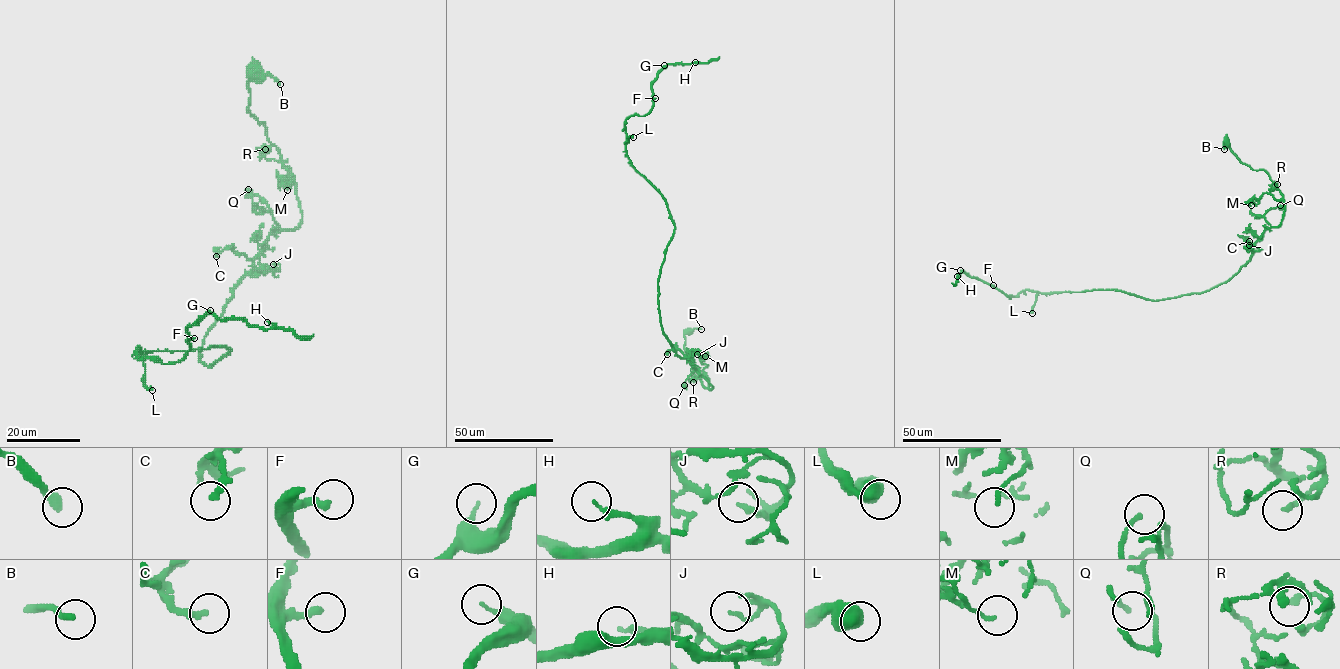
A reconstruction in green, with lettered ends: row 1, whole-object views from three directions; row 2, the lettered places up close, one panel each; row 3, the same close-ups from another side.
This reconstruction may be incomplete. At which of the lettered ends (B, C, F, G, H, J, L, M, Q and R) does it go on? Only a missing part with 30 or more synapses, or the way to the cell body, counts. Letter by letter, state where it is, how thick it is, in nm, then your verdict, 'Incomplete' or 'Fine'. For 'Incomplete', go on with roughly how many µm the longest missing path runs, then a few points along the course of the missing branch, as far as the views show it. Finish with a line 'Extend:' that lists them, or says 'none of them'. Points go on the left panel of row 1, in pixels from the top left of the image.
B: Place: (280, 84). Thickness 300 nm. Fine
C: Place: (216, 256). Thickness 220 nm. Fine
F: Place: (194, 338). Thickness 280 nm. Fine
G: Place: (210, 310). Thickness 200 nm. Fine
H: Place: (267, 322). Thickness 220 nm. Fine
J: Place: (273, 264). Thickness 150 nm. Fine
L: Place: (152, 390). Thickness 700 nm. Fine
M: Place: (287, 190). Thickness 130 nm. Fine
Q: Place: (248, 189). Thickness 160 nm. Fine
R: Place: (265, 149). Thickness 200 nm. Fine
Extend: none of them

